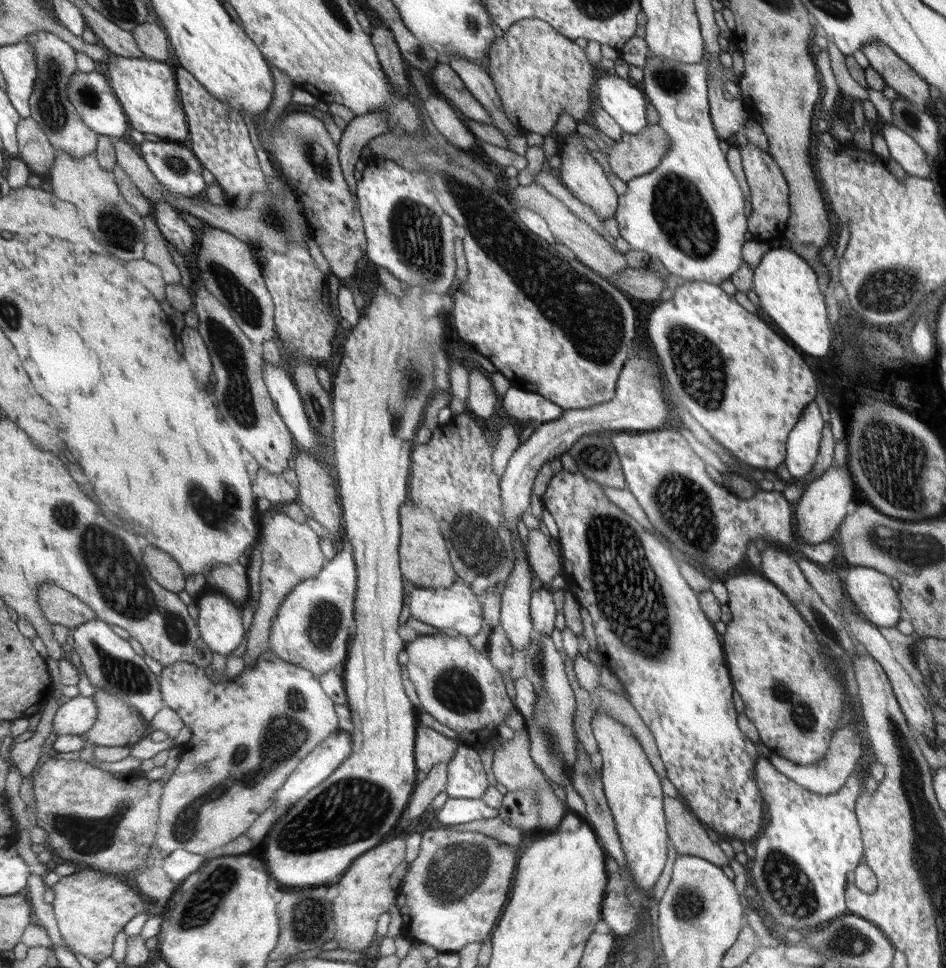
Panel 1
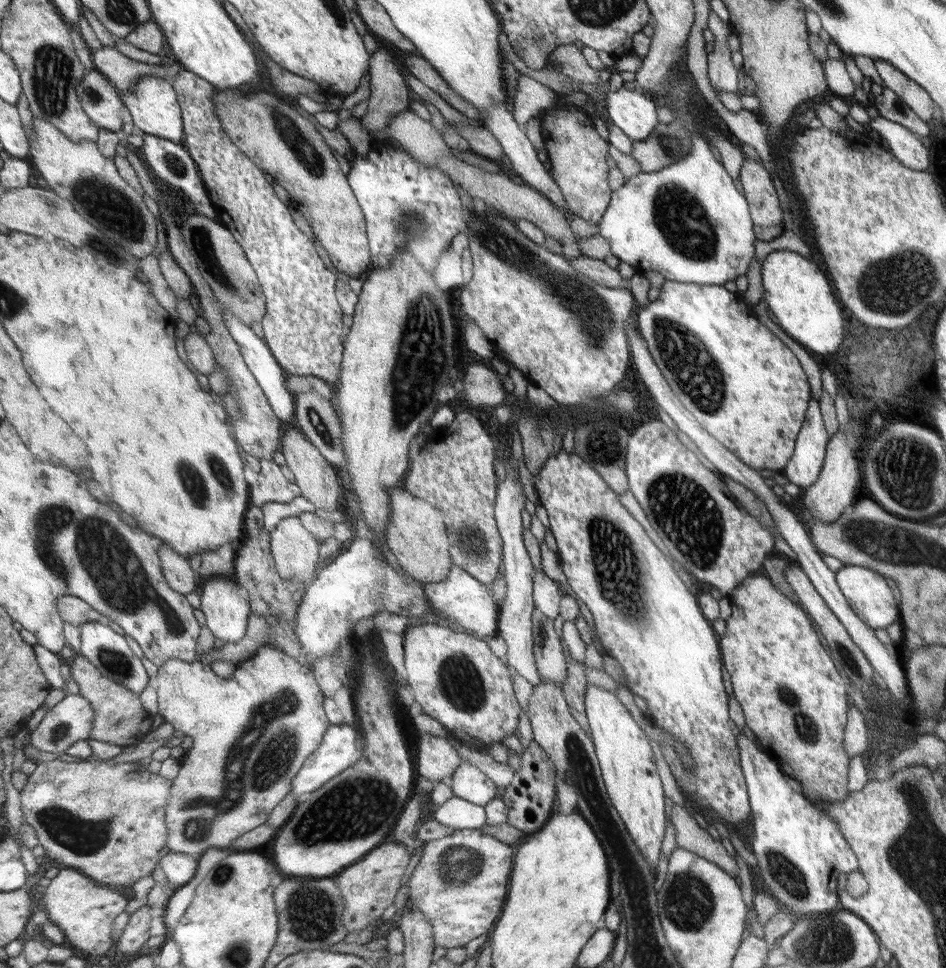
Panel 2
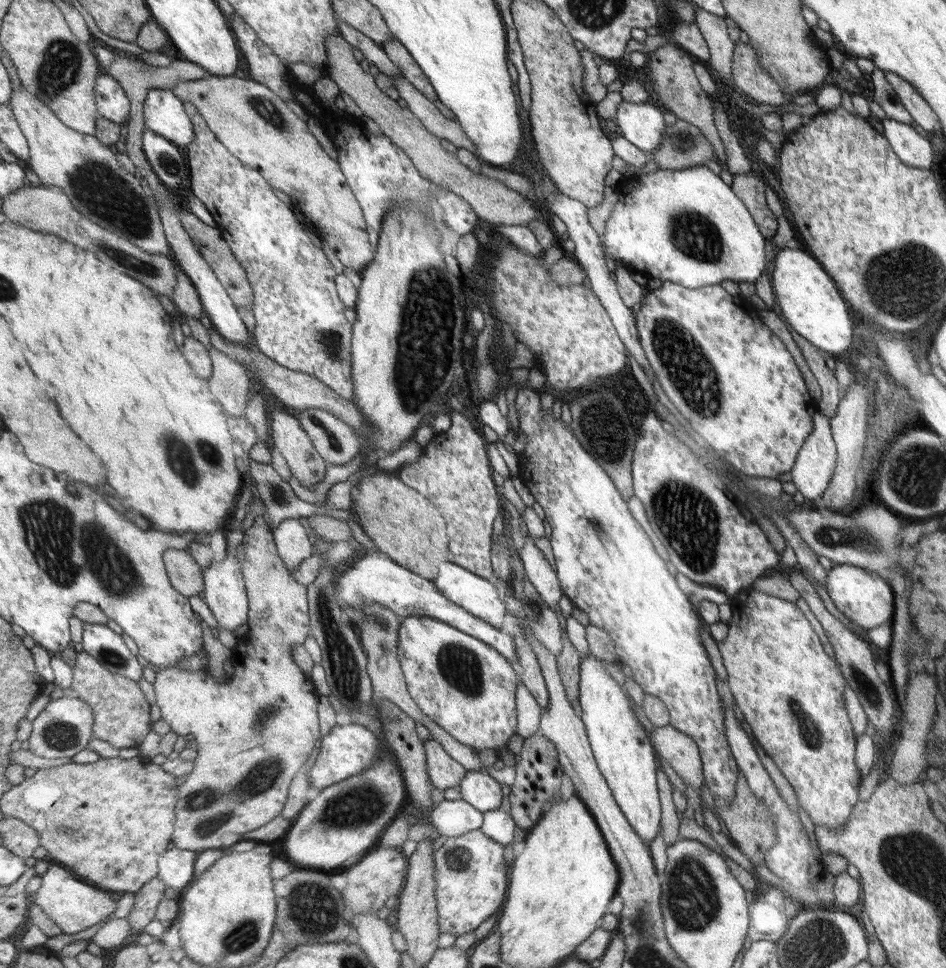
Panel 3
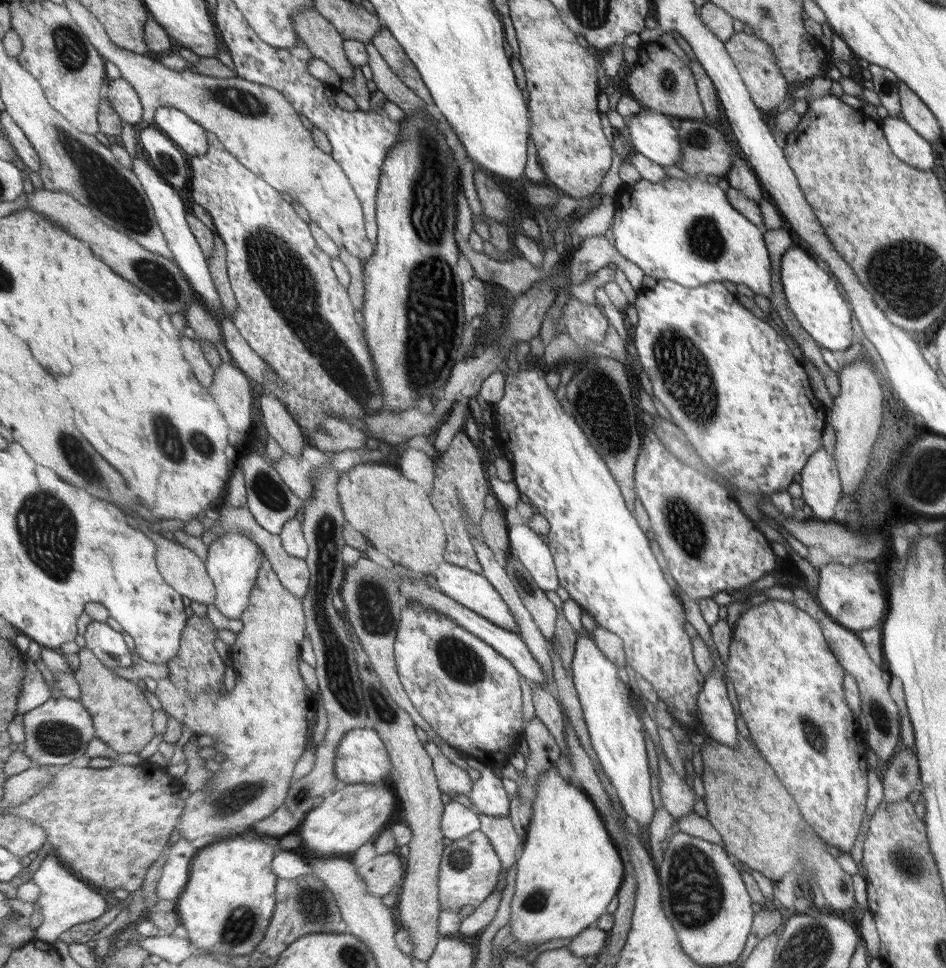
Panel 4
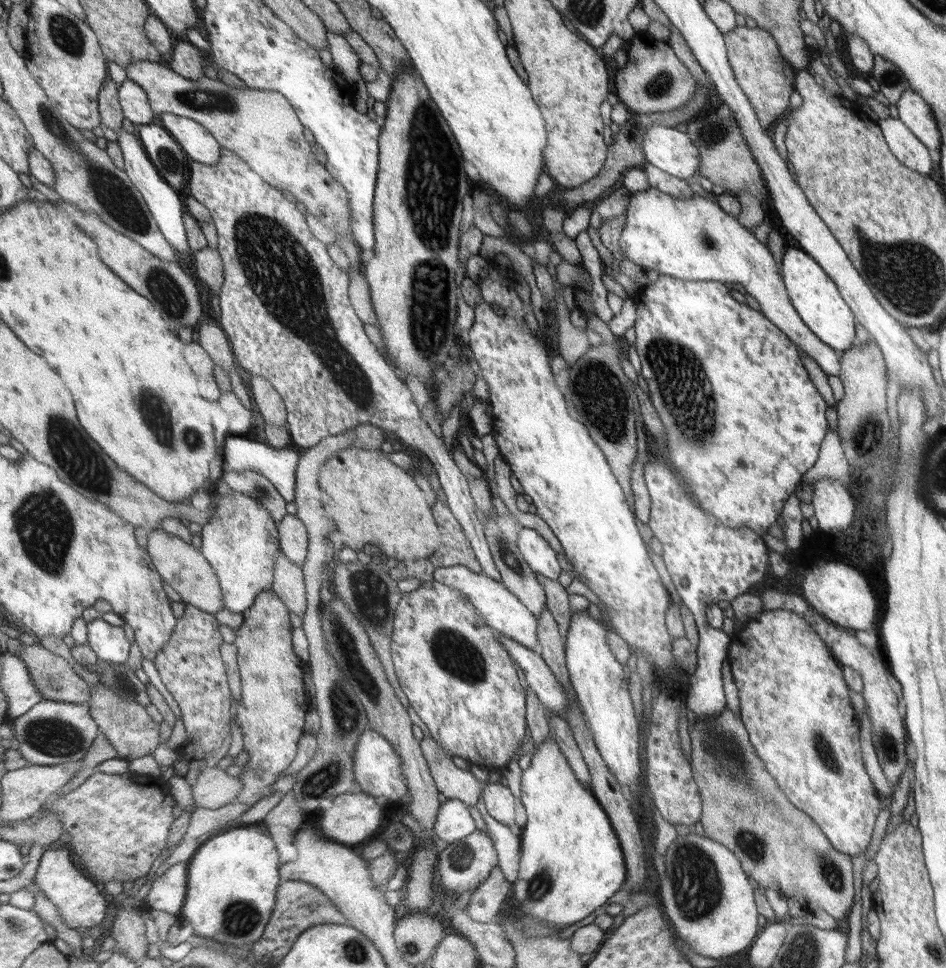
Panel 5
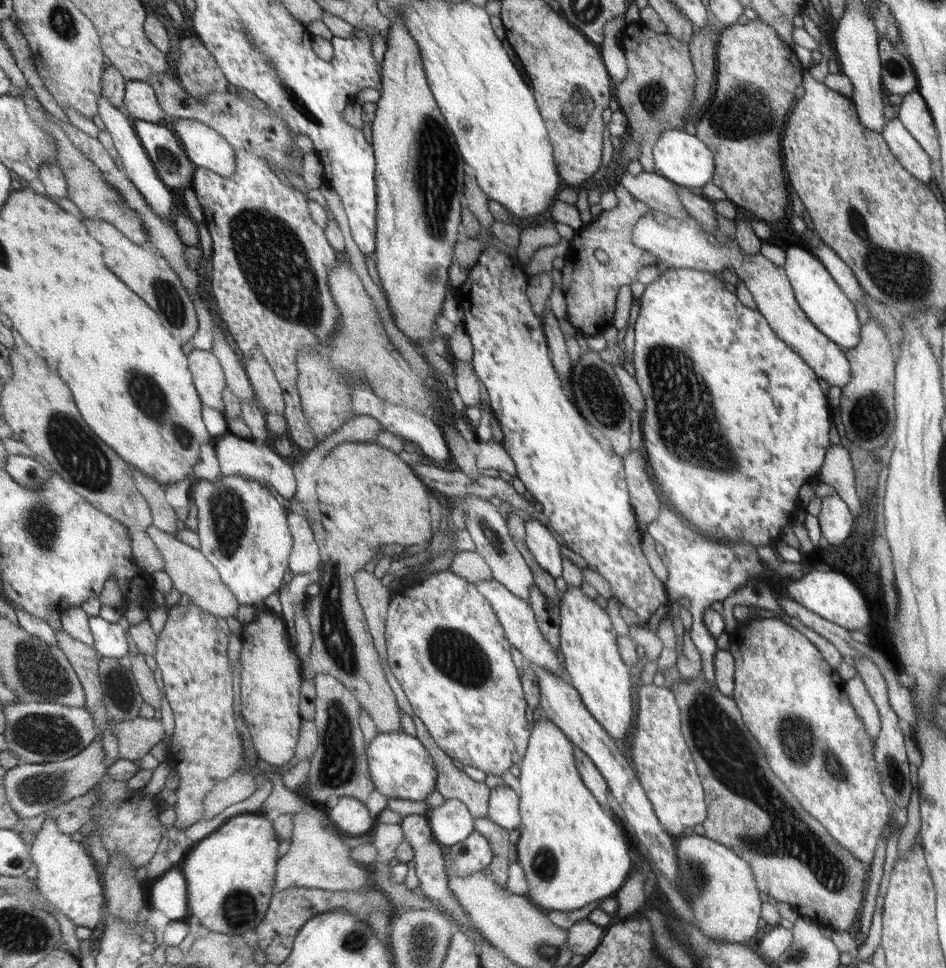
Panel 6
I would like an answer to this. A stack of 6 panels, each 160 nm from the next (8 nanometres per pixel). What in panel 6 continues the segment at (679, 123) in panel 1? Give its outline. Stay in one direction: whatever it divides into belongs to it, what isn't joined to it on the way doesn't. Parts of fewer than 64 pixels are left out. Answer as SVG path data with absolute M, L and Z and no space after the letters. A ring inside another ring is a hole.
M652 211L651 214L646 213L635 223L633 240L636 247L646 250L656 258L654 265L658 262L663 262L667 269L691 269L710 273L722 272L726 268L733 269L739 280L744 282L743 286L747 288L747 291L753 297L759 314L769 324L771 331L782 339L786 346L791 348L791 351L797 354L807 367L811 368L811 371L817 374L821 380L825 380L828 385L839 389L843 388L850 380L851 368L850 362L846 358L845 350L838 343L831 342L831 339L823 335L803 314L802 308L798 306L798 302L795 299L793 288L790 286L790 281L786 277L786 271L783 266L780 267L771 263L760 254L754 254L753 256L746 254L738 246L737 242L727 238L723 233L718 231L717 226L714 226L714 228L703 226L697 219L688 216L688 213L686 213L686 218L681 219L671 218L670 215L659 211ZM706 234L714 236L718 242L710 243L709 239L706 238Z

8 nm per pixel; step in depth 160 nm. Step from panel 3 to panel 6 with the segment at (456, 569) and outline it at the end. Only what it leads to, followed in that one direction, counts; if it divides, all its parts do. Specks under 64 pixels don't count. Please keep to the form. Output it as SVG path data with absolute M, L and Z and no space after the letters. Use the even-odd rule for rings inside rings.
M493 578L482 580L475 586L487 599L487 602L490 602L499 622L503 625L503 630L506 630L506 638L510 639L511 646L520 652L529 665L544 668L553 675L557 674L562 658L558 651L555 651L554 647L550 645L550 642L547 642L542 631L539 630L537 620L534 618L534 611L530 609L530 603L526 599L511 594L502 583Z

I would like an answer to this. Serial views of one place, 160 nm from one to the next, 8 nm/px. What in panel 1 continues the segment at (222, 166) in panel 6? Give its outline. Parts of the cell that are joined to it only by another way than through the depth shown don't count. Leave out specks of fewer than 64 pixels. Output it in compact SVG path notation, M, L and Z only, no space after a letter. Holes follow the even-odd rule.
M118 55L112 57L107 65L110 84L122 102L133 129L142 134L155 134L163 140L172 143L182 143L189 138L190 126L186 111L182 105L179 93L178 77L167 64L149 58L125 58Z

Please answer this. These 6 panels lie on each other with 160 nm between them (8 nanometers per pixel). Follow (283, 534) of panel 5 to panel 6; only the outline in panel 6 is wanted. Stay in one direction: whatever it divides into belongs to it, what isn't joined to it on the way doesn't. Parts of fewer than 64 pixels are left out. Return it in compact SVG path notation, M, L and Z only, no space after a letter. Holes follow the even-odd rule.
M287 513L287 522L294 538L290 554L290 570L294 575L318 571L321 566L318 543L314 540L313 527L299 514Z

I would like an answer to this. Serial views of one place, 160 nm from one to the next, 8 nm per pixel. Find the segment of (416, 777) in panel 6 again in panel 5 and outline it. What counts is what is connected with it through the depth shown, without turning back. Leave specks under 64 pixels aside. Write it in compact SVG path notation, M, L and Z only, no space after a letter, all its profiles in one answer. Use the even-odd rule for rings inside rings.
M366 729L361 733L354 752L353 780L359 790L375 797L382 796L387 802L395 803L408 799L406 779L402 774L402 761L387 739L375 731Z

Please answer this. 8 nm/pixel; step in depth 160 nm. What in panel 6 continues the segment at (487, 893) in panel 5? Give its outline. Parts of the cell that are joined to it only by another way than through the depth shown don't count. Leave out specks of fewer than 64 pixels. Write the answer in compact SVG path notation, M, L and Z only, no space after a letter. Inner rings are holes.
M473 818L473 820L474 831L481 834L490 844L493 858L489 864L489 872L495 882L503 887L508 878L508 866L514 857L514 851L511 850L512 846L508 842L508 834L503 828L487 818Z

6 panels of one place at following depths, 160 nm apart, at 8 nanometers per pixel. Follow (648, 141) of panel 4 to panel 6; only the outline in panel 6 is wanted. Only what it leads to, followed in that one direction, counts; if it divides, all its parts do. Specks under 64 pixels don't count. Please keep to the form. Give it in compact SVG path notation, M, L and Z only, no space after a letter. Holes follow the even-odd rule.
M664 130L653 148L654 167L657 174L676 186L685 188L702 188L707 182L713 181L714 155L709 147L695 135L682 130Z

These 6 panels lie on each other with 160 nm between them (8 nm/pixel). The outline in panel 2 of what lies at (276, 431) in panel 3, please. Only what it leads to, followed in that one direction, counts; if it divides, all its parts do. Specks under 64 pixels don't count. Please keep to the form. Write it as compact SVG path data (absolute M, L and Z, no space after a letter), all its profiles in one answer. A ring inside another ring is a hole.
M288 428L283 432L282 444L279 446L279 452L284 456L286 467L293 473L293 482L298 486L300 495L306 498L315 508L335 510L337 506L337 474L335 470L325 462L322 455L309 444L305 442L303 434L295 432L293 428Z

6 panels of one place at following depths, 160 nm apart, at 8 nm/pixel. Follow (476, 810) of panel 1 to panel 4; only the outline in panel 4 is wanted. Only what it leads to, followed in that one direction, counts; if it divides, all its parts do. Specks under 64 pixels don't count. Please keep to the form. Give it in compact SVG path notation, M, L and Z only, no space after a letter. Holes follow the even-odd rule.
M453 799L446 804L442 813L443 837L451 841L471 835L479 828L477 814L463 807L458 800Z

